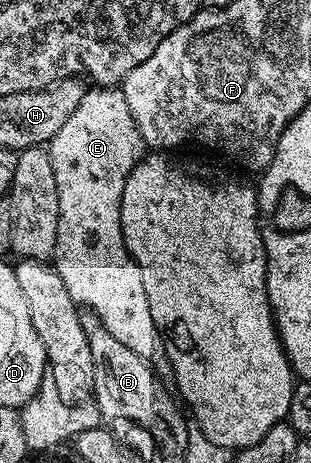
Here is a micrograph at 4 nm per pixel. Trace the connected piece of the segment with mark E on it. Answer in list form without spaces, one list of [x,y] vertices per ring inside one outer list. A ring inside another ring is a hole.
[[[96,87],[84,90],[77,109],[69,116],[69,121],[57,129],[49,144],[53,161],[53,177],[57,177],[57,201],[59,220],[57,221],[57,241],[53,254],[53,266],[65,283],[69,297],[76,304],[85,303],[93,314],[103,322],[105,329],[121,341],[137,357],[150,363],[155,374],[164,384],[174,384],[175,374],[169,361],[163,339],[157,325],[153,325],[153,313],[149,313],[149,300],[145,297],[145,284],[141,281],[141,269],[127,252],[121,229],[121,197],[129,173],[139,164],[145,154],[145,144],[129,113],[129,101],[125,101],[122,90],[115,87]]]

